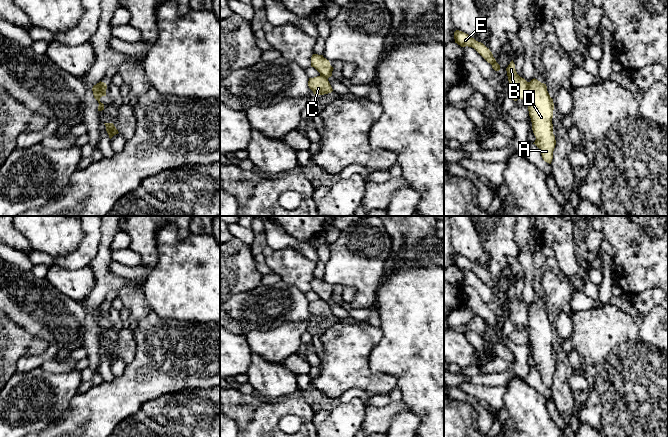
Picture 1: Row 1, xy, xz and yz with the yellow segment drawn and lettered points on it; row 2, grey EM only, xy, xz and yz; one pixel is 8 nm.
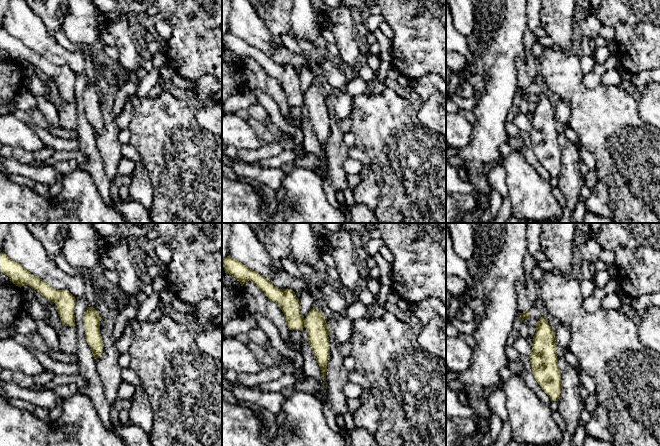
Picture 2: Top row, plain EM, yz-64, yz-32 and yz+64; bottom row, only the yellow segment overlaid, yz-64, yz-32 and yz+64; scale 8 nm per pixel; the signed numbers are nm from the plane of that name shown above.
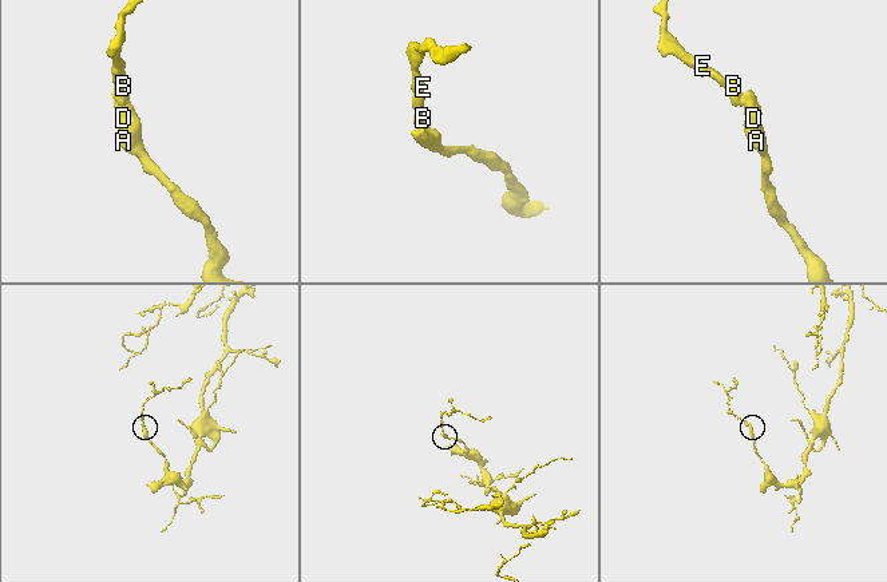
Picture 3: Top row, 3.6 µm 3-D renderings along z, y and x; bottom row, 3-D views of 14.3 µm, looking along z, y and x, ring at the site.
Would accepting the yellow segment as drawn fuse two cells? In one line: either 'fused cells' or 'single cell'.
fused cells

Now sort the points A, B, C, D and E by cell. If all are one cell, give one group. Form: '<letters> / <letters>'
A C D / B E

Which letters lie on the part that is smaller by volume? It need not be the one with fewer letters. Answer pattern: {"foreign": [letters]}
{"foreign": ["B", "E"]}

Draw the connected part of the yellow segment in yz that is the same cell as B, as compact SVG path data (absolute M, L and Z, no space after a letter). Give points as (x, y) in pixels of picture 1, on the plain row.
M513 284L506 292L506 295L508 300L508 305L509 305L508 319L514 325L517 325L518 323L522 323L524 325L527 324L528 306L517 298Z

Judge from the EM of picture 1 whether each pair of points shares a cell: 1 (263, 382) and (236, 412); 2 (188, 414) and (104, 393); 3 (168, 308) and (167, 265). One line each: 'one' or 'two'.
1: two
2: two
3: one

